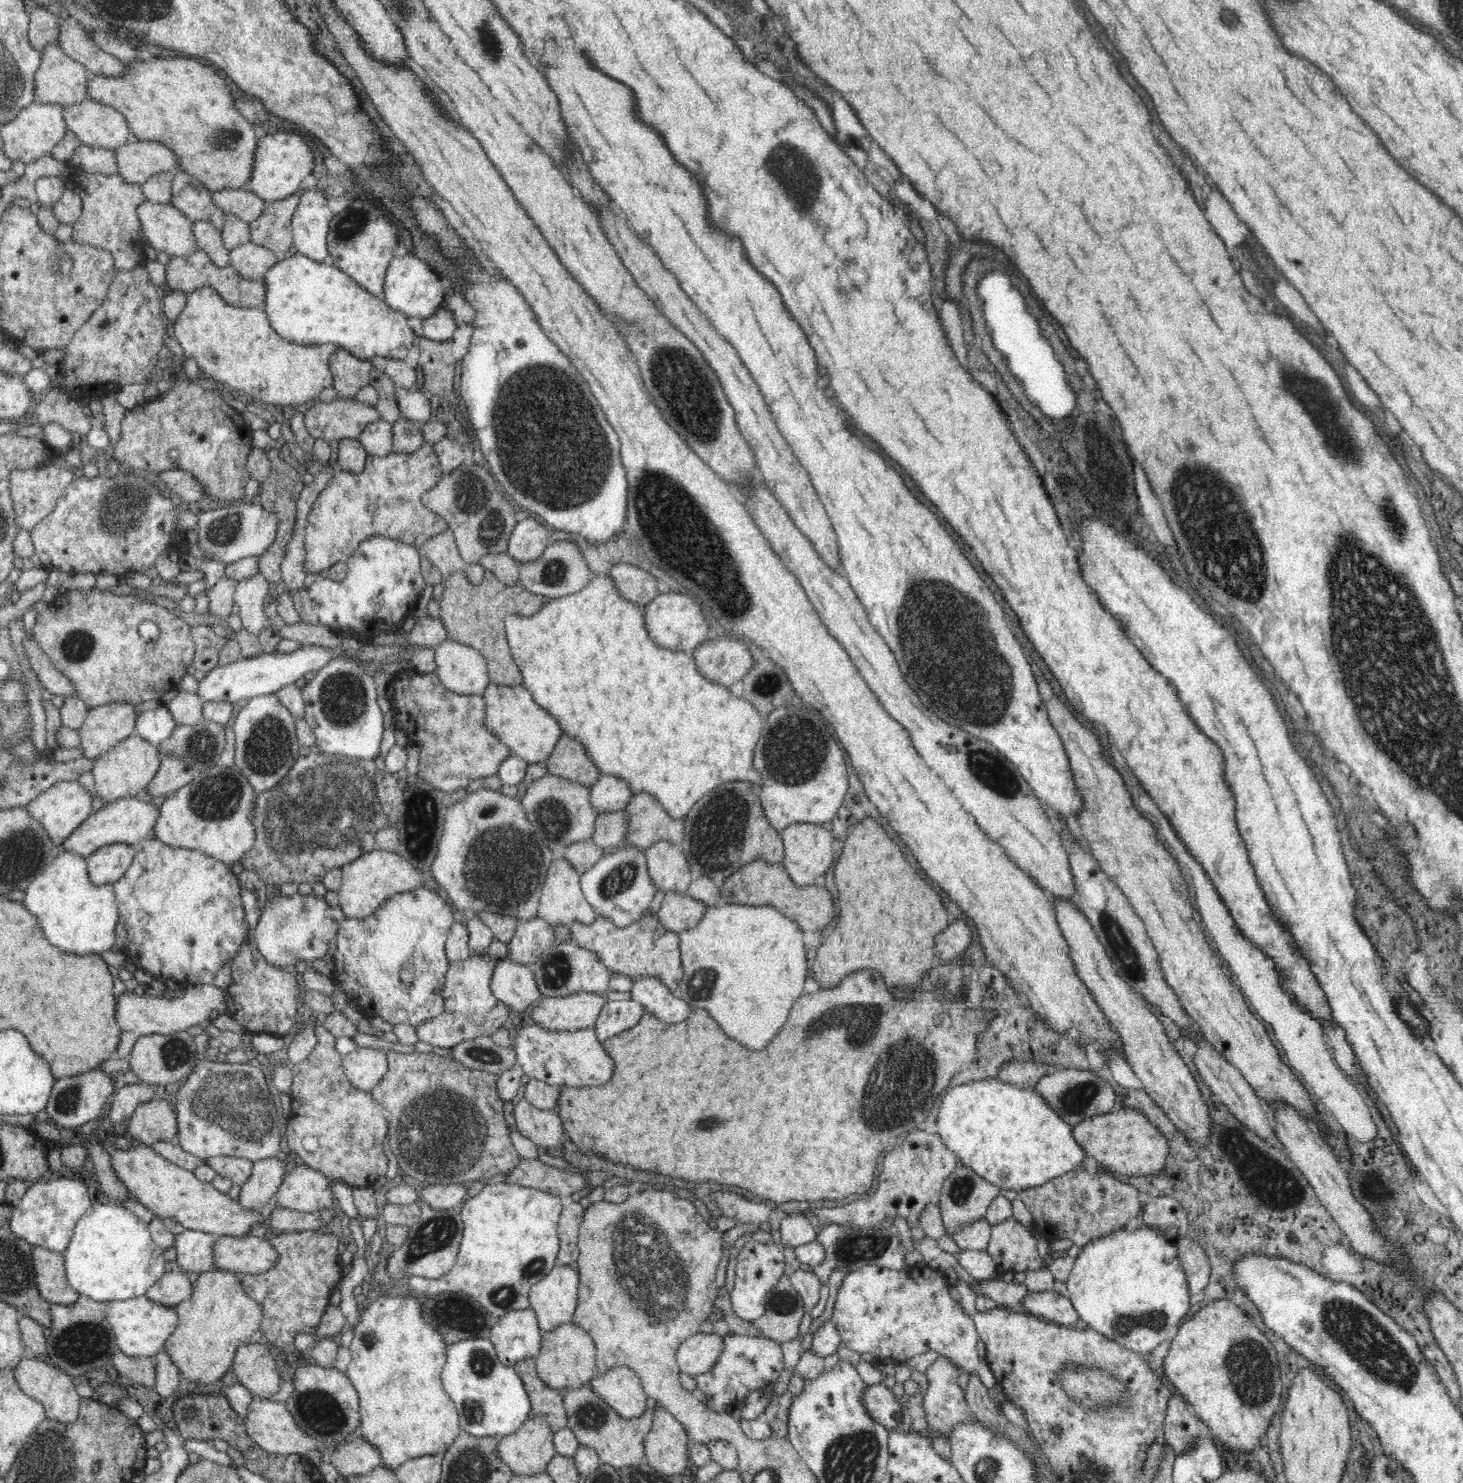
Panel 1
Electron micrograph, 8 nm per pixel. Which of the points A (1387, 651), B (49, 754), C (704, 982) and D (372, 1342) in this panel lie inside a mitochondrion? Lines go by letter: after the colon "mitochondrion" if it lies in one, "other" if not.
A: mitochondrion
B: other
C: mitochondrion
D: mitochondrion

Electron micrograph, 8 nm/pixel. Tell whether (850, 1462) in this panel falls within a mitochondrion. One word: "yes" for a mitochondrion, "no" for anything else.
yes

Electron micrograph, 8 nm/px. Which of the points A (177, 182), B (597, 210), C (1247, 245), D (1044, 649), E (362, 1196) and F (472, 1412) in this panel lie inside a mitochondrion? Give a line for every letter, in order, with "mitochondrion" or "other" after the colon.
A: other
B: other
C: other
D: other
E: other
F: mitochondrion

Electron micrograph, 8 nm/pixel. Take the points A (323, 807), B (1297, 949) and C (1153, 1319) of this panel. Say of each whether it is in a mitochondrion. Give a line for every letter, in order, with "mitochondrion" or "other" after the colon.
A: mitochondrion
B: other
C: mitochondrion

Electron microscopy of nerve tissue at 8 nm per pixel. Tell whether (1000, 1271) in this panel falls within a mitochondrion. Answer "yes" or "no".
no

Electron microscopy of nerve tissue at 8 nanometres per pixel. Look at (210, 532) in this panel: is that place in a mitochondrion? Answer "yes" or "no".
yes

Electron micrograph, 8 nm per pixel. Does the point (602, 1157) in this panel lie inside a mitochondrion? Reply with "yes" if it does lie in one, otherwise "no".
no

